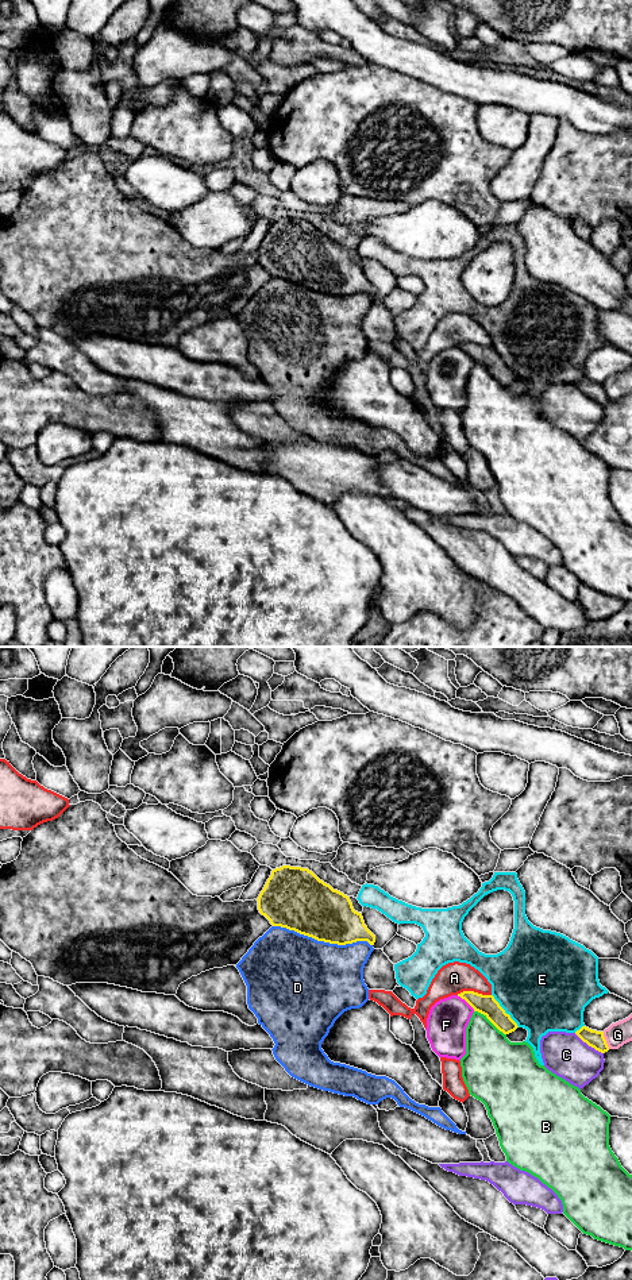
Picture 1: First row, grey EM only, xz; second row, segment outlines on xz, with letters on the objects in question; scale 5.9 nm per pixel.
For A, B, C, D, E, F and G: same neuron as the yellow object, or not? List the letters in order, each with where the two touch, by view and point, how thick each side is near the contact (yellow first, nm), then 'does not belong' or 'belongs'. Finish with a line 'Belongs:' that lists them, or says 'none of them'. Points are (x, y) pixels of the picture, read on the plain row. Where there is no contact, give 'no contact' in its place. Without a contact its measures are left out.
A: contact xz (473, 343); calibres 120 and 190 nm; does not belong
B: contact xz (490, 373); calibres 120 and 340 nm; does not belong
C: contact xz (589, 397); calibres 100 and 260 nm; does not belong
D: contact xz (323, 292); calibres 340 and 480 nm; belongs
E: contact xz (504, 362); calibres 120 and 500 nm; does not belong
F: contact xz (466, 353); calibres 120 and 240 nm; does not belong
G: contact xz (605, 392); calibres 100 and 140 nm; does not belong
Belongs: D

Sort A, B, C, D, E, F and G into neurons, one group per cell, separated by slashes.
A / B / C / D / E / F / G

